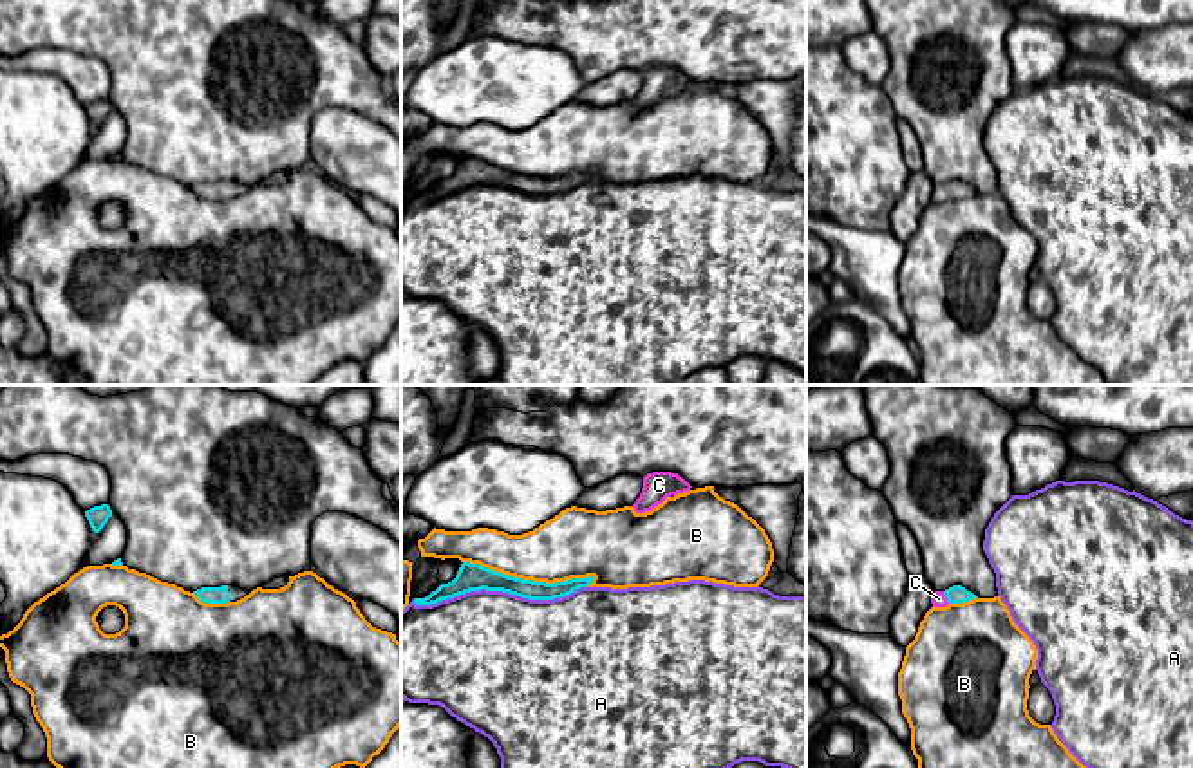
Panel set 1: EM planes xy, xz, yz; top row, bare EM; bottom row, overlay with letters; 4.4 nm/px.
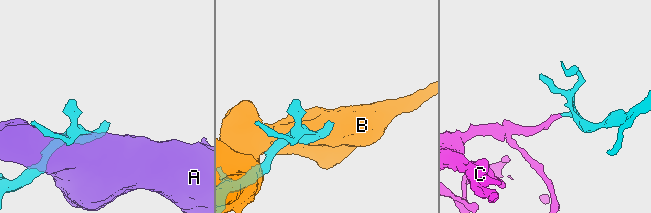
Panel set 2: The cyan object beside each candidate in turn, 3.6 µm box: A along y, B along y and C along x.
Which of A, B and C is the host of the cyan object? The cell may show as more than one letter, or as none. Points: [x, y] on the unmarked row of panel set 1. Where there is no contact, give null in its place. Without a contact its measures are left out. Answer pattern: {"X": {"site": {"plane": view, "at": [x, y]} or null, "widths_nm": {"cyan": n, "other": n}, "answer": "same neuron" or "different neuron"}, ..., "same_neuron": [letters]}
{"A": {"site": {"plane": "xz", "at": [499, 185]}, "widths_nm": {"cyan": 130, "other": 480}, "answer": "different neuron"}, "B": {"site": {"plane": "xz", "at": [530, 176]}, "widths_nm": {"cyan": 120, "other": 300}, "answer": "different neuron"}, "C": {"site": {"plane": "yz", "at": [946, 192]}, "widths_nm": {"cyan": 80, "other": 70}, "answer": "same neuron"}, "same_neuron": ["C"]}

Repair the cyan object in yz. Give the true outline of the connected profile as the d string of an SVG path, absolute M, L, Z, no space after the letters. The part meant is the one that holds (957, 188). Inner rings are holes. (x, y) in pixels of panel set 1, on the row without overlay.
M953 181L945 186L935 186L931 199L933 199L933 202L945 202L949 199L963 199L963 197L969 197L974 193L978 193L978 192L974 188L967 186L965 183Z

